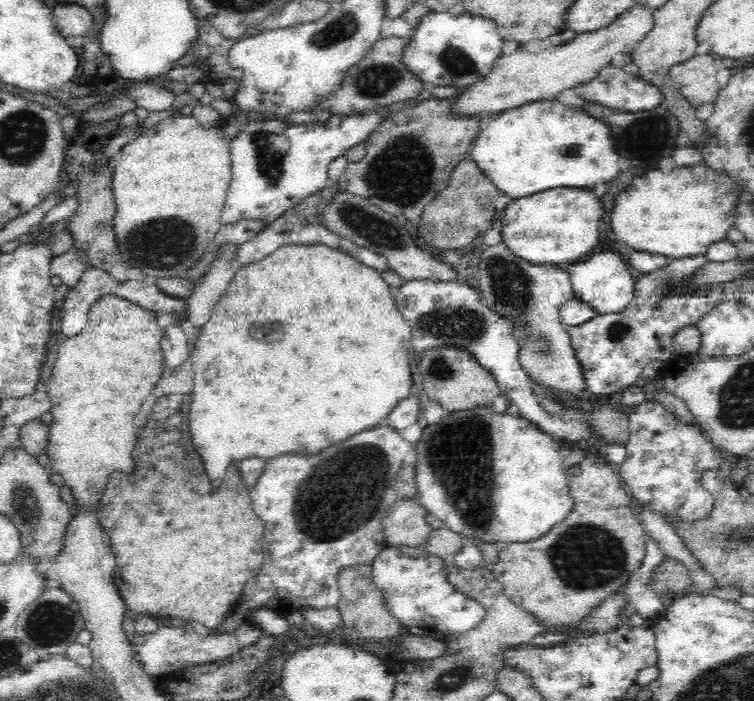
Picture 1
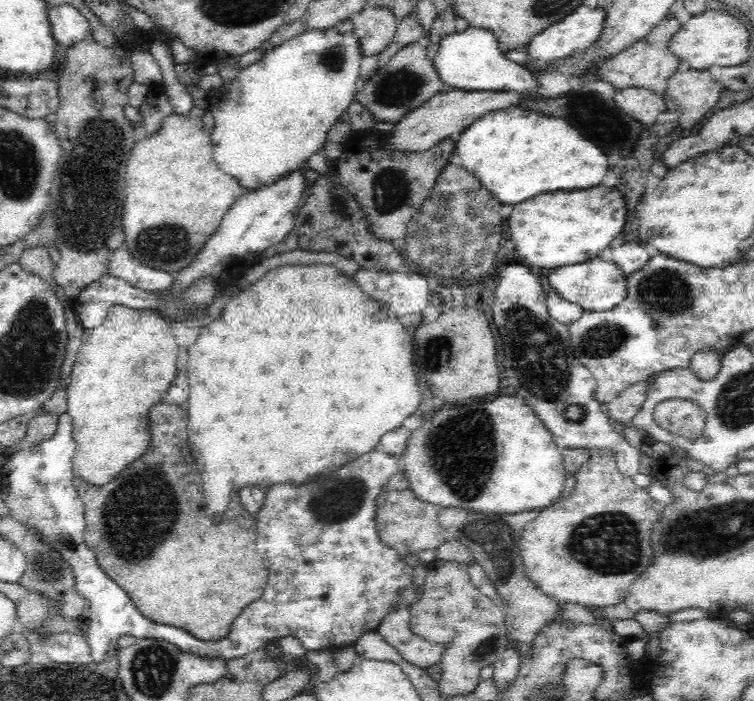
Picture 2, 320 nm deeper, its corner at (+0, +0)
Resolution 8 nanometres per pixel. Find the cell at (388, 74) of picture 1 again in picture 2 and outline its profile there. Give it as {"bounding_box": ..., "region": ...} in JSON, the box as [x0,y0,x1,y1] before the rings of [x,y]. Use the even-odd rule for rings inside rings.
{"bounding_box":[355,41,447,123],"region":[[[421,41],[402,47],[393,54],[385,65],[375,68],[365,79],[355,94],[355,101],[372,114],[372,120],[377,122],[398,123],[402,117],[436,93],[447,88],[433,69],[427,45]]]}

